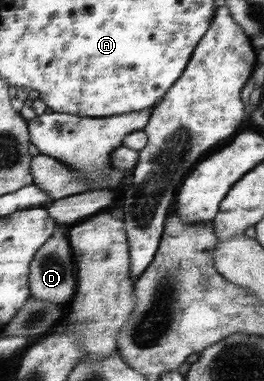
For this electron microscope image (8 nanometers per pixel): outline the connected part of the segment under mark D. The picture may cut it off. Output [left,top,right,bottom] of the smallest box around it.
[31,234,77,305]

